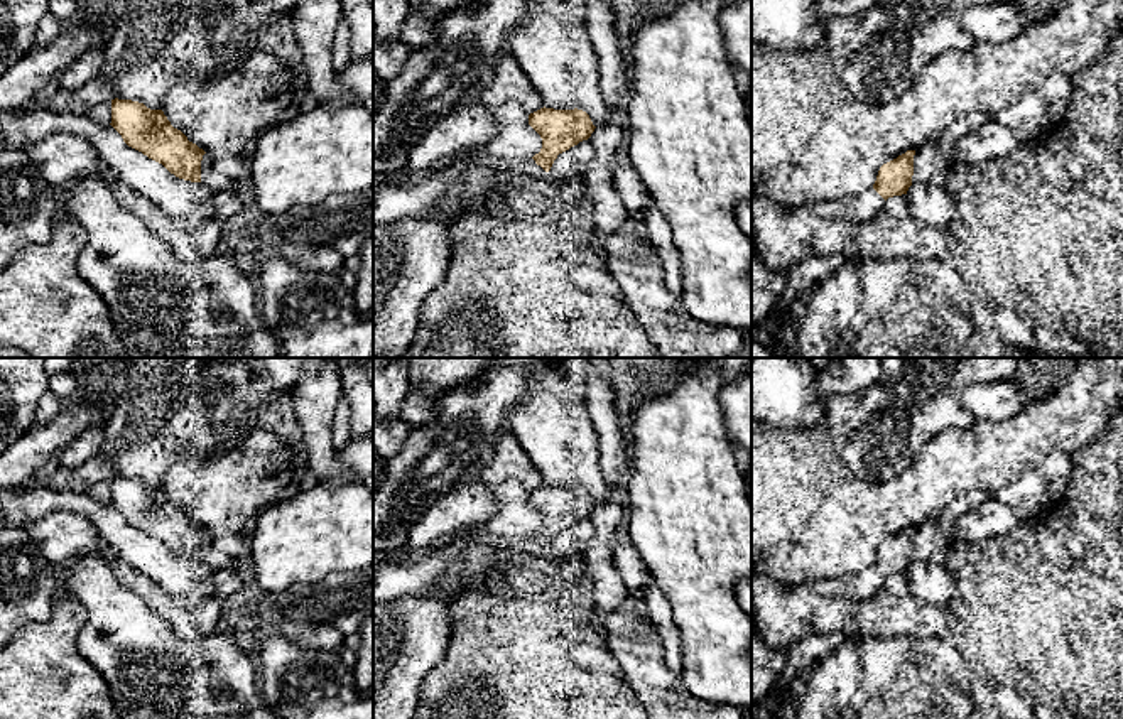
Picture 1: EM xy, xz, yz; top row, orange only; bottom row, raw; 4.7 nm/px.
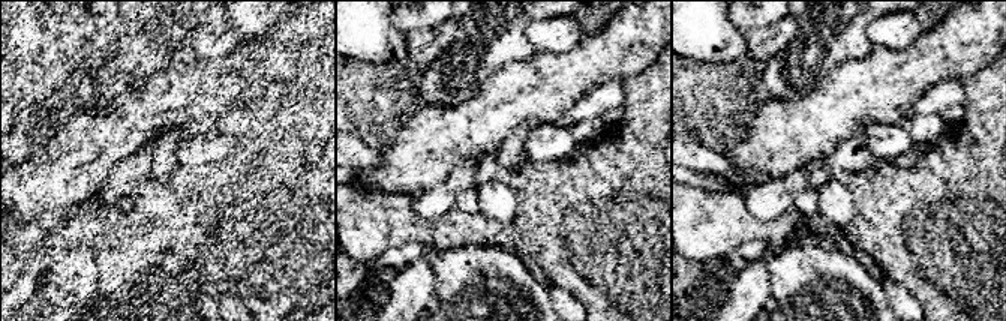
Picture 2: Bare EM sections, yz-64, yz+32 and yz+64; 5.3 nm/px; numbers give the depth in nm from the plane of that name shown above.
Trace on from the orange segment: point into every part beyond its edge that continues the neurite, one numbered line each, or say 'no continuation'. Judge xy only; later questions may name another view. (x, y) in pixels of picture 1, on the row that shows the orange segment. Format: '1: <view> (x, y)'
no continuation

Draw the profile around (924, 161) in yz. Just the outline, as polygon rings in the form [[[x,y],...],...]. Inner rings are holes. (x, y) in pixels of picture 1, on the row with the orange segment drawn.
[[[924,143],[920,149],[915,150],[912,184],[930,182],[939,179],[939,172],[936,169],[936,157],[936,143]]]

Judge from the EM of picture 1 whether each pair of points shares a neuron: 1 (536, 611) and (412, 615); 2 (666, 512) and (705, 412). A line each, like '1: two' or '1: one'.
1: two
2: one

